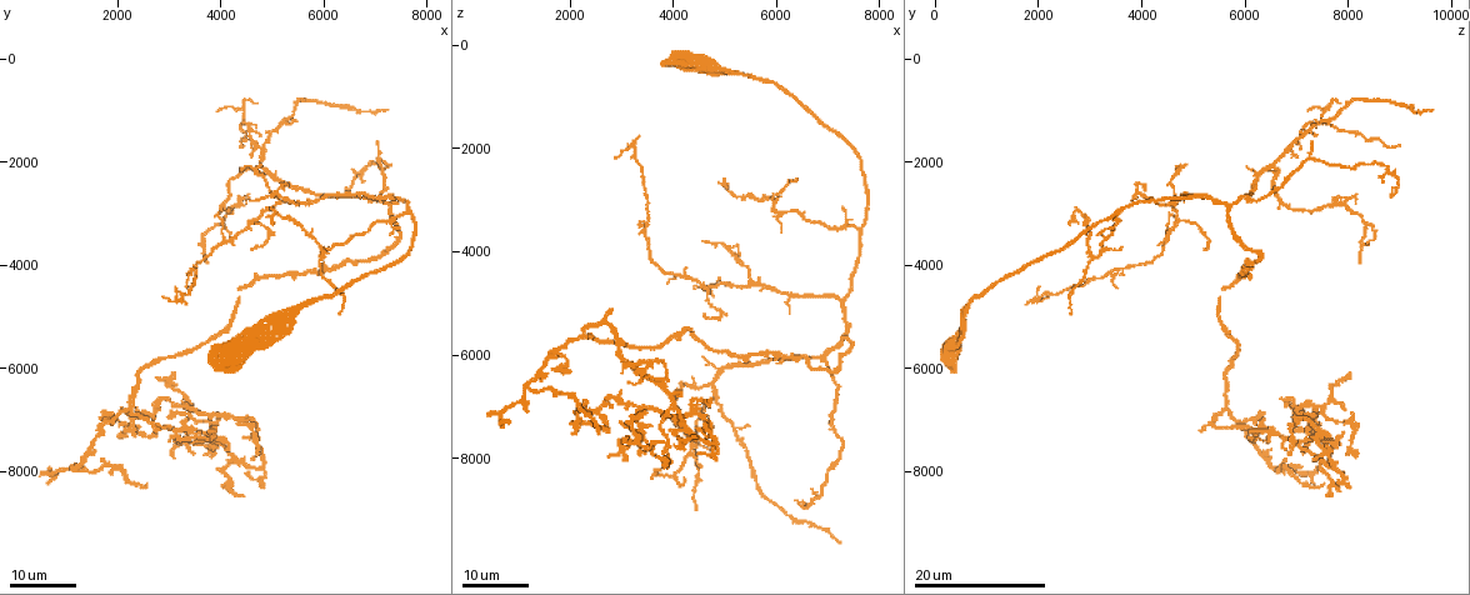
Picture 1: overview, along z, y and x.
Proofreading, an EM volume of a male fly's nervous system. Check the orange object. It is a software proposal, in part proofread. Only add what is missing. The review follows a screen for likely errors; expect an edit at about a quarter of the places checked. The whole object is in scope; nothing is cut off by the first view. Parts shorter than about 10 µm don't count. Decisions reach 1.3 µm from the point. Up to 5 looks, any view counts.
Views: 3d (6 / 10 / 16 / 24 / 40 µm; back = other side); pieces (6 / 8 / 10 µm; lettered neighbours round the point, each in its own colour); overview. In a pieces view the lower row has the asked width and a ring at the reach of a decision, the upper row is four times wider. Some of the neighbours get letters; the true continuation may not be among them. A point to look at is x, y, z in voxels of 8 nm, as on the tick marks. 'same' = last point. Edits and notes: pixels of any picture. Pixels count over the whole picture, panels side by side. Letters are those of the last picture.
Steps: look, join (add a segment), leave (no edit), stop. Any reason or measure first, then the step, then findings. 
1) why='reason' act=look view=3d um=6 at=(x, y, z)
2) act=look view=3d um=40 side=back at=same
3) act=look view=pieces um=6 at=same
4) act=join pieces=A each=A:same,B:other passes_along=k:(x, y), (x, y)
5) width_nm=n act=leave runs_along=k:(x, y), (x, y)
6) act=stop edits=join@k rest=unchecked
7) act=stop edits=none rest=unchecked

why='end of a long branch' act=look view=3d um=16 at=(2550, 8200, 7500)

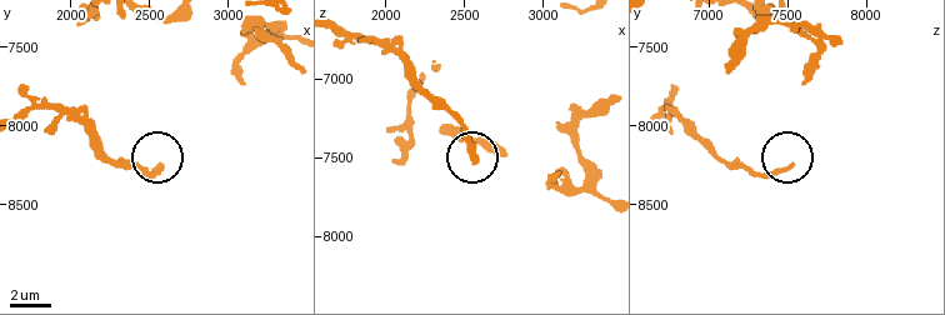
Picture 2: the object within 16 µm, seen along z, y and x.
act=look view=pieces um=8 at=(2560, 8260, 7500)

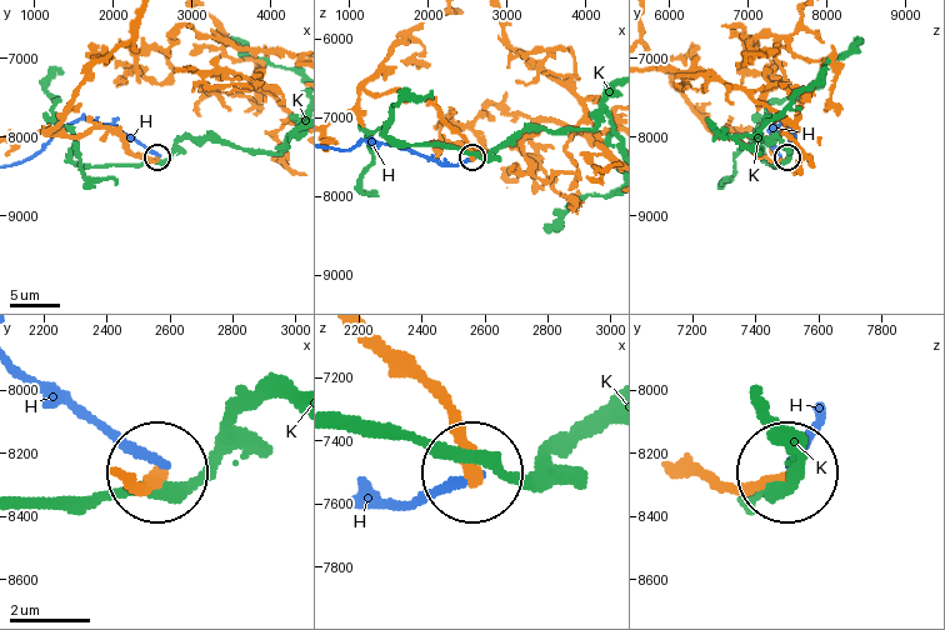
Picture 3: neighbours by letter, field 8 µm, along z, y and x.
act=leave each=H:other,K:other runs_along=3:(383, 344), (446, 414), (474, 471) found='no lettered segment goes on from it'

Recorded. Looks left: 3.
why='free end' act=look view=3d um=24 at=(4600, 2750, 3750)

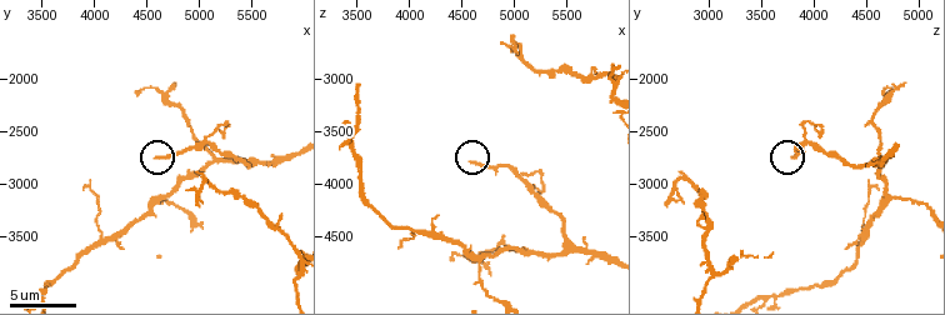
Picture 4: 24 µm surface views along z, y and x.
why='what lies round it' act=look view=pieces um=6 at=(4580, 2740, 3800)

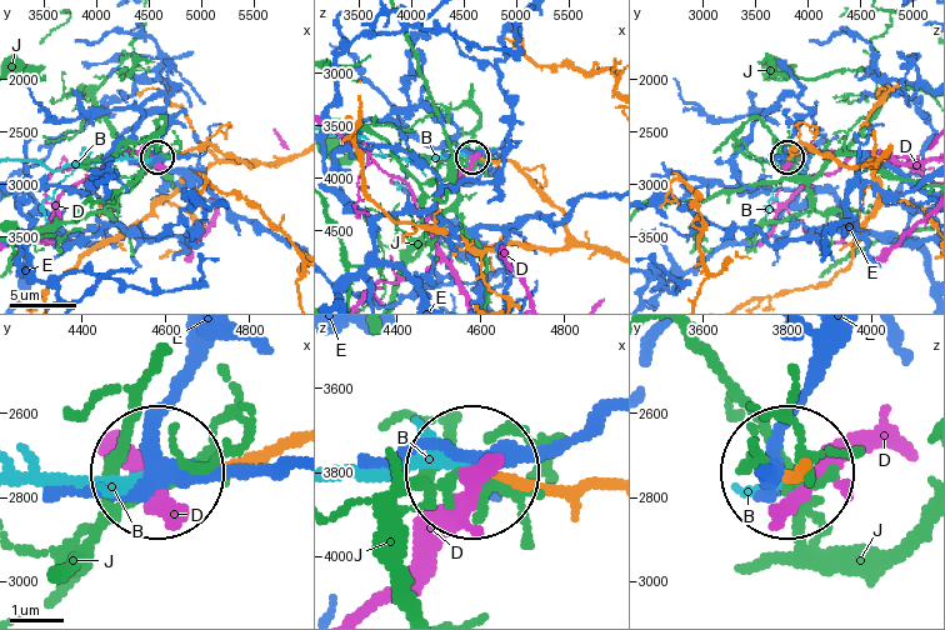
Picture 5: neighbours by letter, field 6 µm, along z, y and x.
width_nm=150 act=join pieces=B each=B:same,D:other,E:other,J:other passes_along=5:(598, 484), (343, 470) found='it goes on there'

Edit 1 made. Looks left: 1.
act=stop edits=join@5 rest=unchecked

